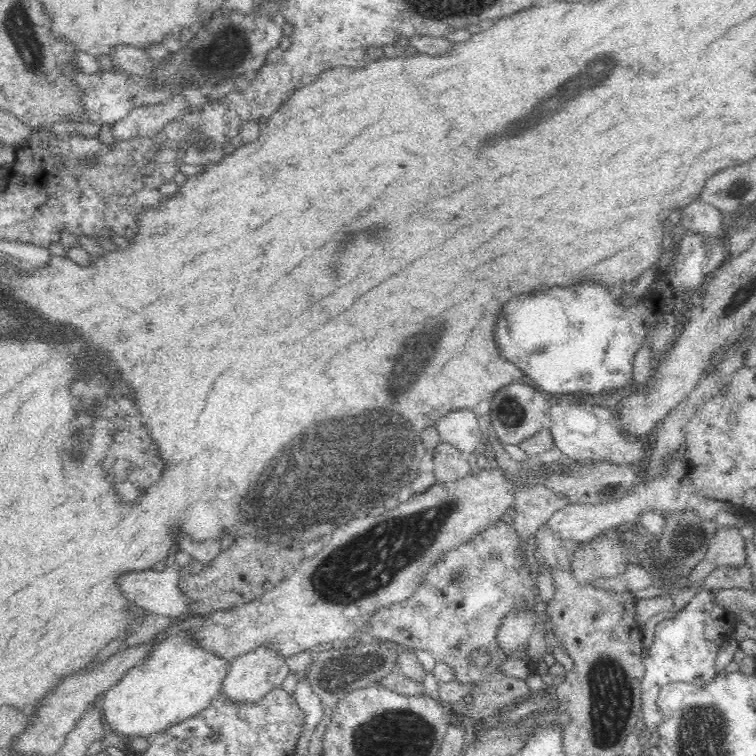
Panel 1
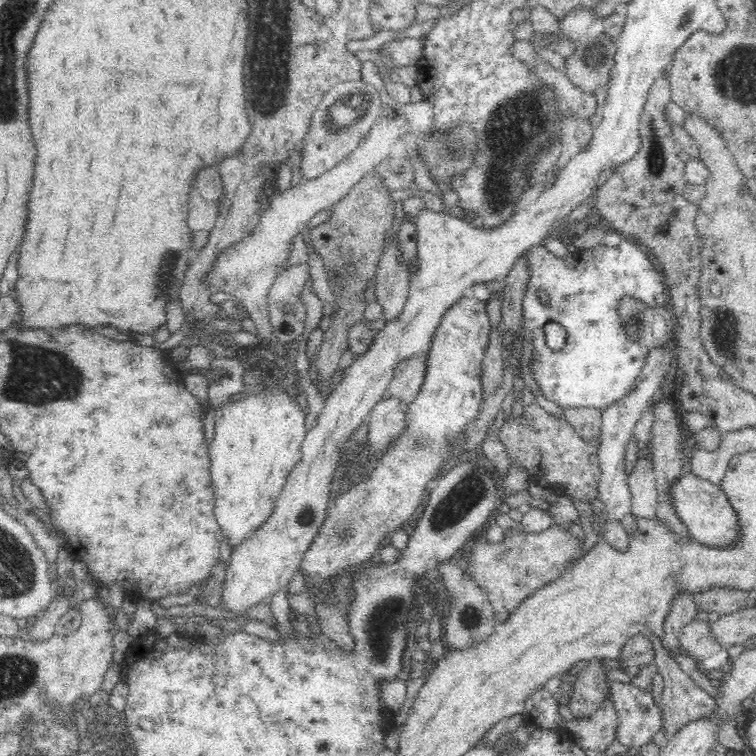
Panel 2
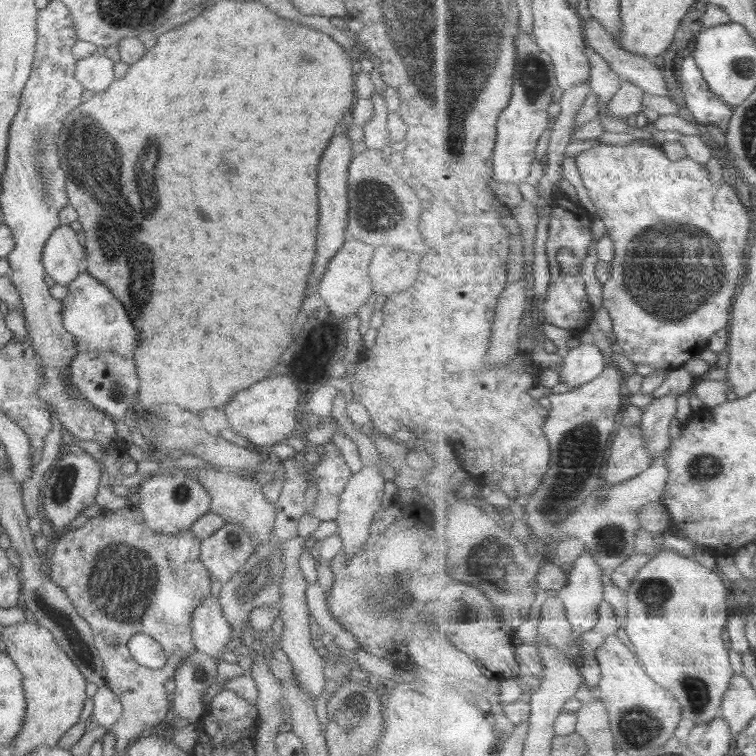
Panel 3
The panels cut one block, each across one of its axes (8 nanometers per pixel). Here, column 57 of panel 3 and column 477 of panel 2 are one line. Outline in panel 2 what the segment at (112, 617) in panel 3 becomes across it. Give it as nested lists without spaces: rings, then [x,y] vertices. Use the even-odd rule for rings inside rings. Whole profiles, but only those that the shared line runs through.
[[[551,524],[544,532],[538,534],[526,534],[510,529],[504,532],[505,538],[499,543],[489,543],[483,534],[476,536],[466,572],[488,596],[495,620],[500,622],[504,622],[512,615],[512,612],[536,590],[548,586],[561,576],[571,566],[571,561],[574,565],[586,552],[582,543],[568,533],[566,528],[555,524]]]

